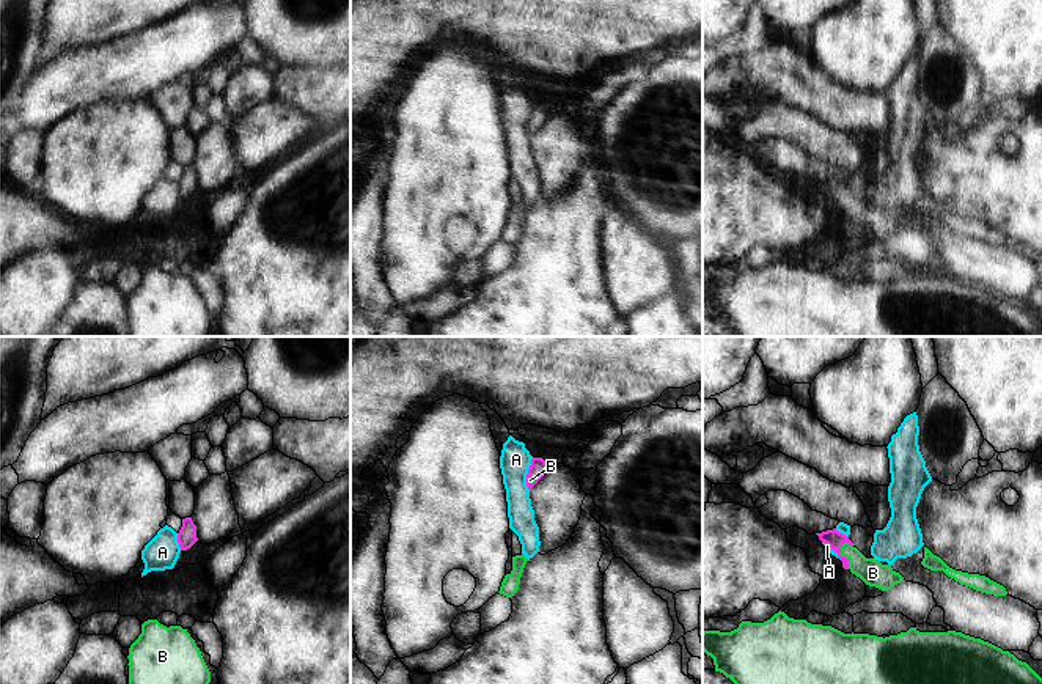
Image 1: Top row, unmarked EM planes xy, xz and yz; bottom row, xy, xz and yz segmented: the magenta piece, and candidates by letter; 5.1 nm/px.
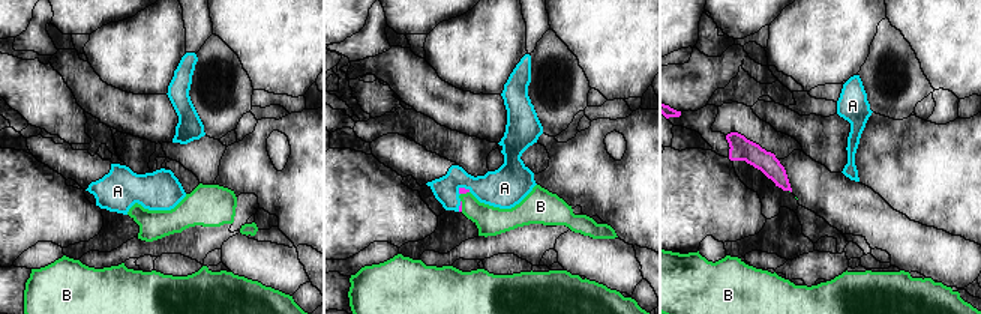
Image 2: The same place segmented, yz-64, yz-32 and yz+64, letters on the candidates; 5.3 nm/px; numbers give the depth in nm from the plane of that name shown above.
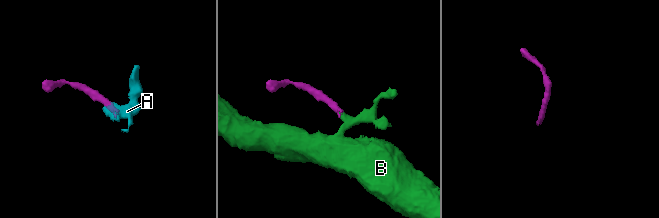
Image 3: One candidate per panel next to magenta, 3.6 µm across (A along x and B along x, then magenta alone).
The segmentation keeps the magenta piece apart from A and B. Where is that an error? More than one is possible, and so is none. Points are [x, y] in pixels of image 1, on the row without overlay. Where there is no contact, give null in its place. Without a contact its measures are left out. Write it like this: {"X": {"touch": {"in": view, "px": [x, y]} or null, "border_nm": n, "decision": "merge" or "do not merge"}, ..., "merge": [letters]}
{"A": {"touch": {"in": "xz", "px": [528, 121]}, "border_nm": 170, "decision": "do not merge"}, "B": {"touch": {"in": "yz", "px": [840, 203]}, "border_nm": 150, "decision": "merge"}, "merge": ["B"]}

